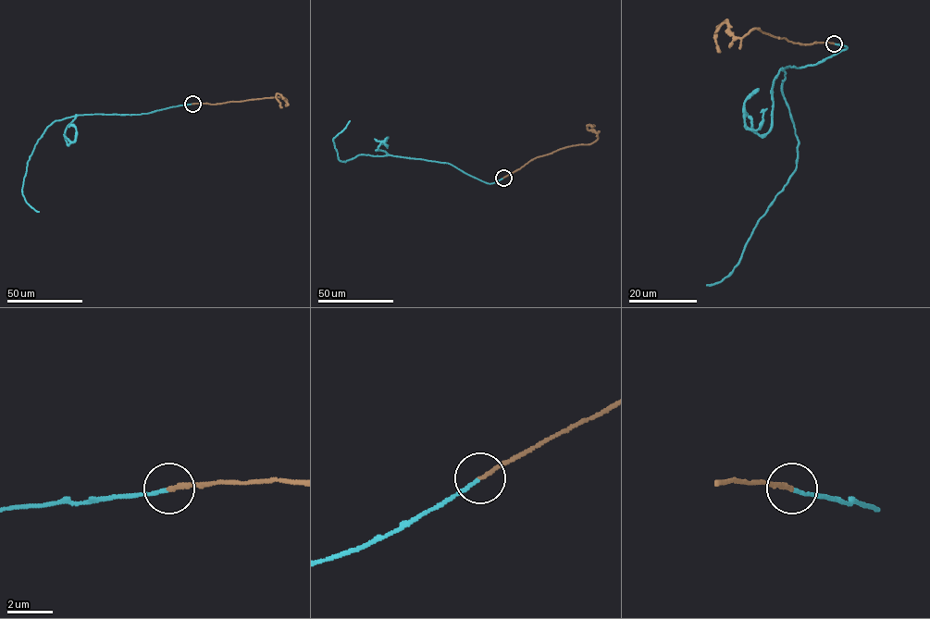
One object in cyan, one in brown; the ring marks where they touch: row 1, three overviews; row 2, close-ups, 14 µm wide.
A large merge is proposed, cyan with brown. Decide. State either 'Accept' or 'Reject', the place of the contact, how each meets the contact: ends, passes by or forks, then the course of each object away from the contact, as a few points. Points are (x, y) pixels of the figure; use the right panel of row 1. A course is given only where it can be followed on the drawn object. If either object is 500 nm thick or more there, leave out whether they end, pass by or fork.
Accept. Place: (834, 43). At the ring cyan ends. At the ring brown ends. Course of cyan: (834, 43), (848, 47), (816, 64), (783, 68), (782, 94), (797, 137), (796, 168), (733, 270), (706, 285). Course of brown: (834, 43), (795, 43), (759, 29), (737, 37), (725, 21), (715, 34), (719, 52)

